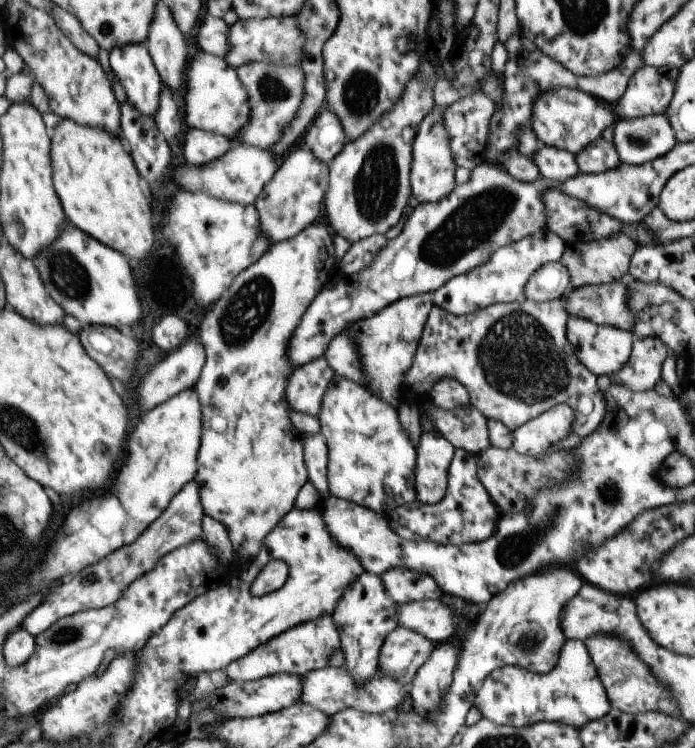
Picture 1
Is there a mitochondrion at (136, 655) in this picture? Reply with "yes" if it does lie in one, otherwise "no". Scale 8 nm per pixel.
no

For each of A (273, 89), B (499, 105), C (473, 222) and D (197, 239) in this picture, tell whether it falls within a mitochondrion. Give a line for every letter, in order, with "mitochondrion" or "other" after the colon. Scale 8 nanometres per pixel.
A: mitochondrion
B: other
C: mitochondrion
D: other

